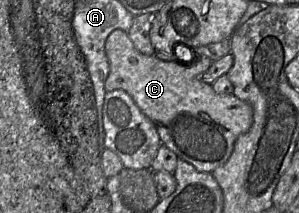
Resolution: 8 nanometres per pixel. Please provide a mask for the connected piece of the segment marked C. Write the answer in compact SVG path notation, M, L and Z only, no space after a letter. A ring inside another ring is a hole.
M115 29L110 33L105 42L105 51L109 61L109 74L104 83L106 92L116 89L121 89L127 92L133 98L141 111L155 124L162 144L174 152L179 159L193 165L197 171L212 173L217 167L225 164L233 152L234 144L237 138L241 134L246 133L251 128L253 123L253 108L251 104L239 99L233 94L218 94L214 91L211 84L205 83L201 79L202 74L209 69L213 62L210 58L199 56L192 63L181 63L179 61L162 61L155 55L146 55L138 51L132 43L128 33L121 29Z

